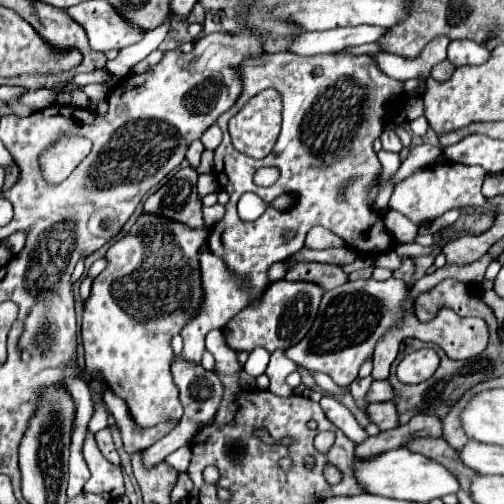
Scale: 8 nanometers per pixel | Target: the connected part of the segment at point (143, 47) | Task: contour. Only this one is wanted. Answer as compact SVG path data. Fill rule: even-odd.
M166 21L166 25L160 25L154 31L148 31L140 43L134 43L132 47L122 49L114 61L108 61L106 69L114 75L128 75L136 63L140 63L154 49L158 49L158 45L164 41L164 37L168 33L168 27L170 27L170 21Z

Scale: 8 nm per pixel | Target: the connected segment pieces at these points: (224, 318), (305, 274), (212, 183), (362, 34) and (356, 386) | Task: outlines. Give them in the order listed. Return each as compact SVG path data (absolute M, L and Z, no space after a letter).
M206 251L200 255L200 275L202 275L202 287L204 287L204 303L200 305L200 311L196 311L196 315L192 315L192 319L188 319L188 323L180 331L180 335L184 339L182 355L192 363L200 363L200 359L202 359L202 353L206 349L204 347L206 333L212 329L222 329L240 309L244 309L248 305L248 295L244 289L240 289L238 277L232 275L228 271L228 267L224 265L224 261L220 257L216 257L214 253Z
M296 263L296 267L290 267L286 273L288 281L314 281L322 285L326 291L342 285L348 281L348 275L342 271L342 267L336 265L324 265L324 263Z
M212 173L200 175L200 179L198 179L198 195L200 195L200 197L212 193L216 187L218 187L218 183L216 183L216 177L214 177Z
M358 25L358 27L338 27L328 31L304 31L292 39L288 47L290 53L312 57L322 53L336 53L352 45L364 45L378 41L386 29L372 27L372 25Z
M364 377L364 379L356 379L354 383L352 383L352 395L354 395L354 399L356 399L356 405L364 411L366 409L366 401L364 401L364 397L366 397L366 393L368 393L368 389L370 389L370 383L372 383L372 379L370 377Z

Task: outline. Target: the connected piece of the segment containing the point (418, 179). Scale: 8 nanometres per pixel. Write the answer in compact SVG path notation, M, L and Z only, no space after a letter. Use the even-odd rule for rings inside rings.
M442 161L438 165L418 169L404 181L396 183L396 189L390 199L390 209L396 209L398 213L414 221L416 225L430 223L450 209L482 207L495 213L496 207L491 205L480 191L486 174L480 166L468 166L462 163L452 163L452 161Z

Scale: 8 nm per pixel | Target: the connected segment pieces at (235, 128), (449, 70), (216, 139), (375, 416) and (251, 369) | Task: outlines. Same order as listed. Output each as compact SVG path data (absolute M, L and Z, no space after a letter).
M268 89L268 91L260 91L258 95L254 95L230 121L228 121L228 129L230 129L230 137L234 147L240 153L246 153L254 159L264 159L280 133L280 111L282 111L282 99L280 93L276 89Z
M447 59L432 68L431 76L438 81L448 80L455 70L455 66L452 65Z
M218 125L208 127L208 129L204 131L204 137L202 137L200 141L204 143L204 147L206 147L206 149L214 151L214 149L220 145L220 141L222 141L222 131L220 131L220 127L218 127Z
M370 403L368 419L370 419L370 423L376 423L380 427L380 431L398 427L398 413L396 413L394 403Z
M254 349L254 353L248 357L244 365L244 370L256 378L266 371L268 361L270 361L270 353L266 349Z

